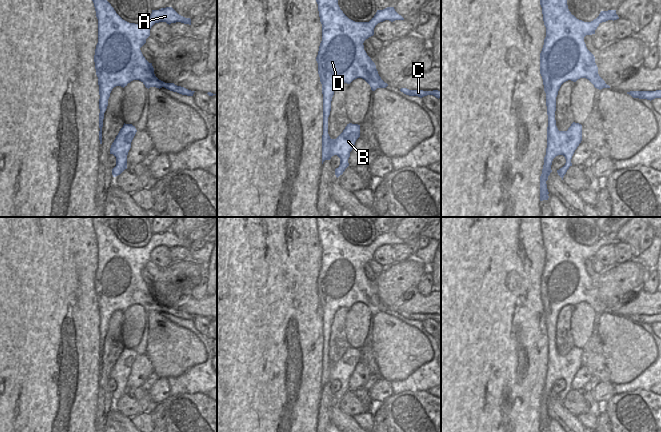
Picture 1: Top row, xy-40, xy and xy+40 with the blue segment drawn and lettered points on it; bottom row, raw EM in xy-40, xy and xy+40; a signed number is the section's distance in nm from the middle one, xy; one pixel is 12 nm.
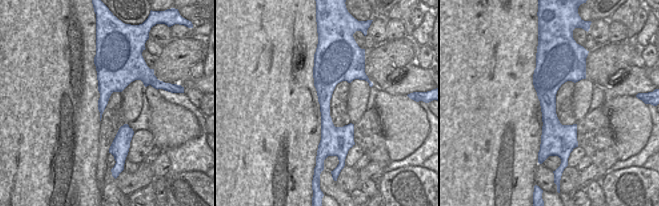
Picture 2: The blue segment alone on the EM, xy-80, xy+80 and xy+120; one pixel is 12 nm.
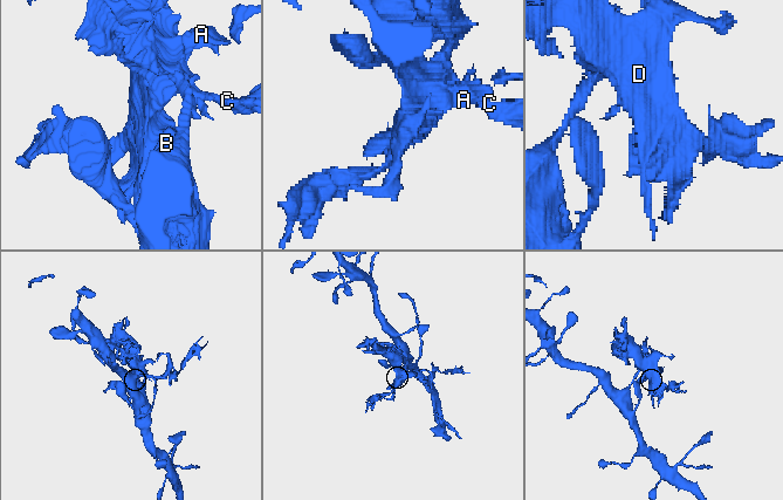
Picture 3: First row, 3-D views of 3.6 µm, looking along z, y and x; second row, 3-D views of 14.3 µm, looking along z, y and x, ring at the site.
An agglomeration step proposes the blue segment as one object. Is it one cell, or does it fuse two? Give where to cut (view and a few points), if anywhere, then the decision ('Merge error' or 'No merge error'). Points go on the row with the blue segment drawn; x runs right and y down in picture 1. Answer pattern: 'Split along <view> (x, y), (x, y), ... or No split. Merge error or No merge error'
No split. No merge error.

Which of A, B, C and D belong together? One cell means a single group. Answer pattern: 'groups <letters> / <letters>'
groups A B C D

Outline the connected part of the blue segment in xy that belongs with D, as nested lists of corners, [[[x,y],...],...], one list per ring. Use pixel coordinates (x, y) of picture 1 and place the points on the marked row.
[[[316,0],[316,2],[322,24],[322,41],[316,57],[323,94],[322,164],[325,160],[330,160],[332,156],[337,155],[340,158],[340,165],[335,169],[335,175],[338,178],[349,166],[348,159],[350,152],[356,140],[360,137],[360,125],[349,123],[336,139],[330,138],[328,134],[328,117],[331,111],[331,101],[334,91],[339,84],[350,84],[357,78],[364,79],[370,85],[372,91],[388,86],[379,76],[375,63],[364,50],[363,43],[366,39],[374,35],[374,28],[378,23],[385,20],[391,22],[404,20],[404,18],[395,11],[394,7],[387,7],[383,10],[377,10],[369,22],[355,22],[343,13],[338,5],[338,0]]]

